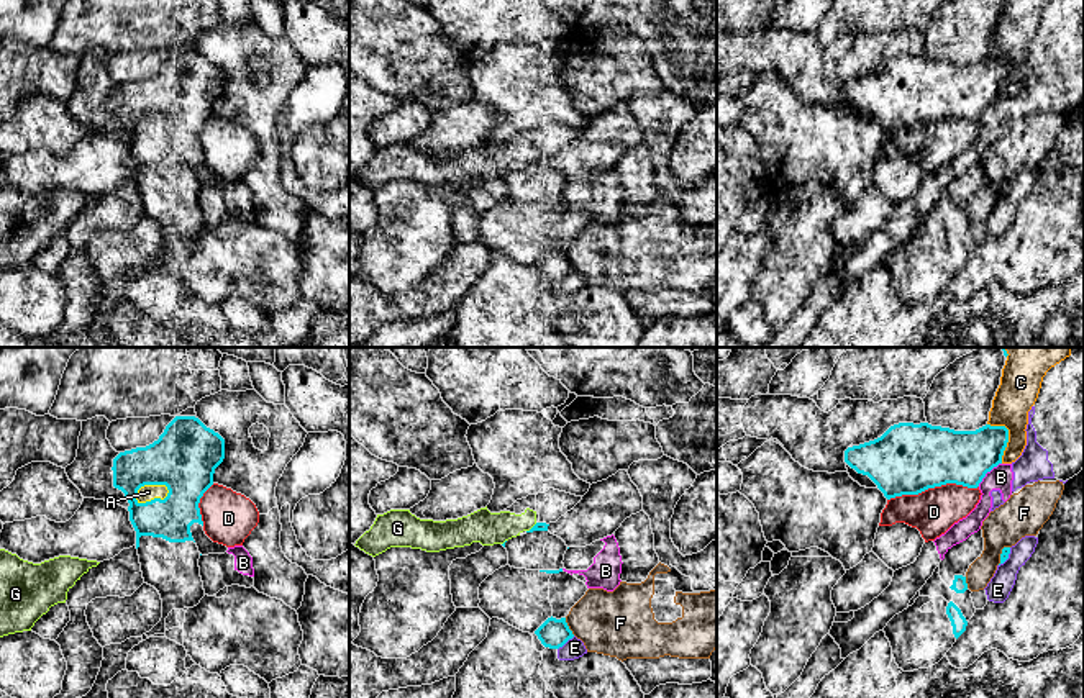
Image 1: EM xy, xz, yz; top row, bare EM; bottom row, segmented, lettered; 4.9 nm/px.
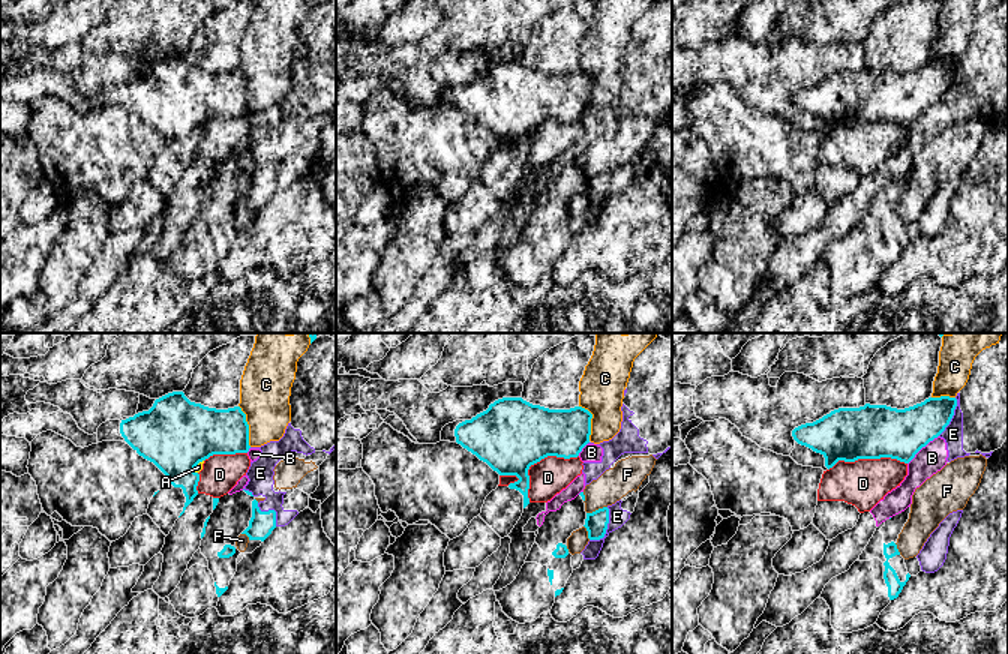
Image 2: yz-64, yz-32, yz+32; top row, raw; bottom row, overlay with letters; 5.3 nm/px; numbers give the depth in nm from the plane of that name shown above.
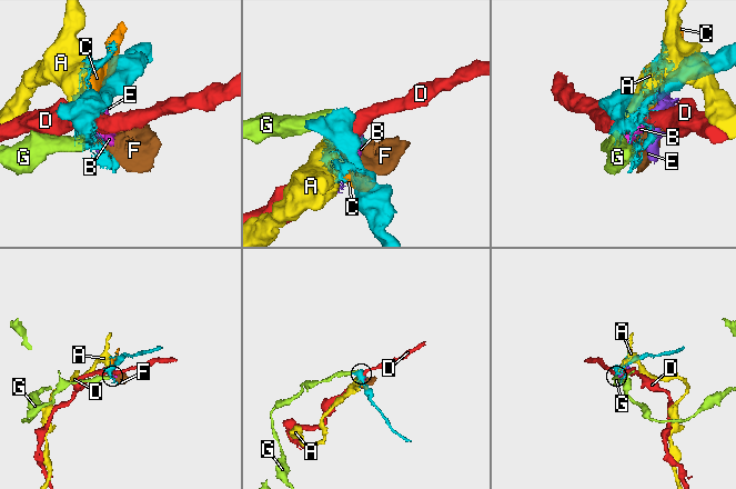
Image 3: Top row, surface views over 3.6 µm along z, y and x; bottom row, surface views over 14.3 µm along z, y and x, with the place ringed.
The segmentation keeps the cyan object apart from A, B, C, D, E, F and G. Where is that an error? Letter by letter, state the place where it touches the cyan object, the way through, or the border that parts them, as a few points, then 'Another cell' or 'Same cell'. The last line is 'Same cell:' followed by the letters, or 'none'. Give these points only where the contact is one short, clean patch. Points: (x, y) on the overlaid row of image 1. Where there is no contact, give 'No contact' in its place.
A: Touches cyan at xy (154, 498). Another cell
B: Touches cyan at yz (988, 471). Another cell
C: Touches cyan at yz (1007, 436). Another cell
D: Touches cyan at yz (932, 487). Another cell
E: Touches cyan at xz (566, 641). Another cell
F: Touches cyan at xz (568, 626). Another cell
G: Touches cyan at xz (533, 526). Another cell
Same cell: none

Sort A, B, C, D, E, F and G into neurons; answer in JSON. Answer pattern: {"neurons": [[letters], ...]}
{"neurons": [["A"], ["B"], ["C"], ["D"], ["E", "F"], ["G"]]}

